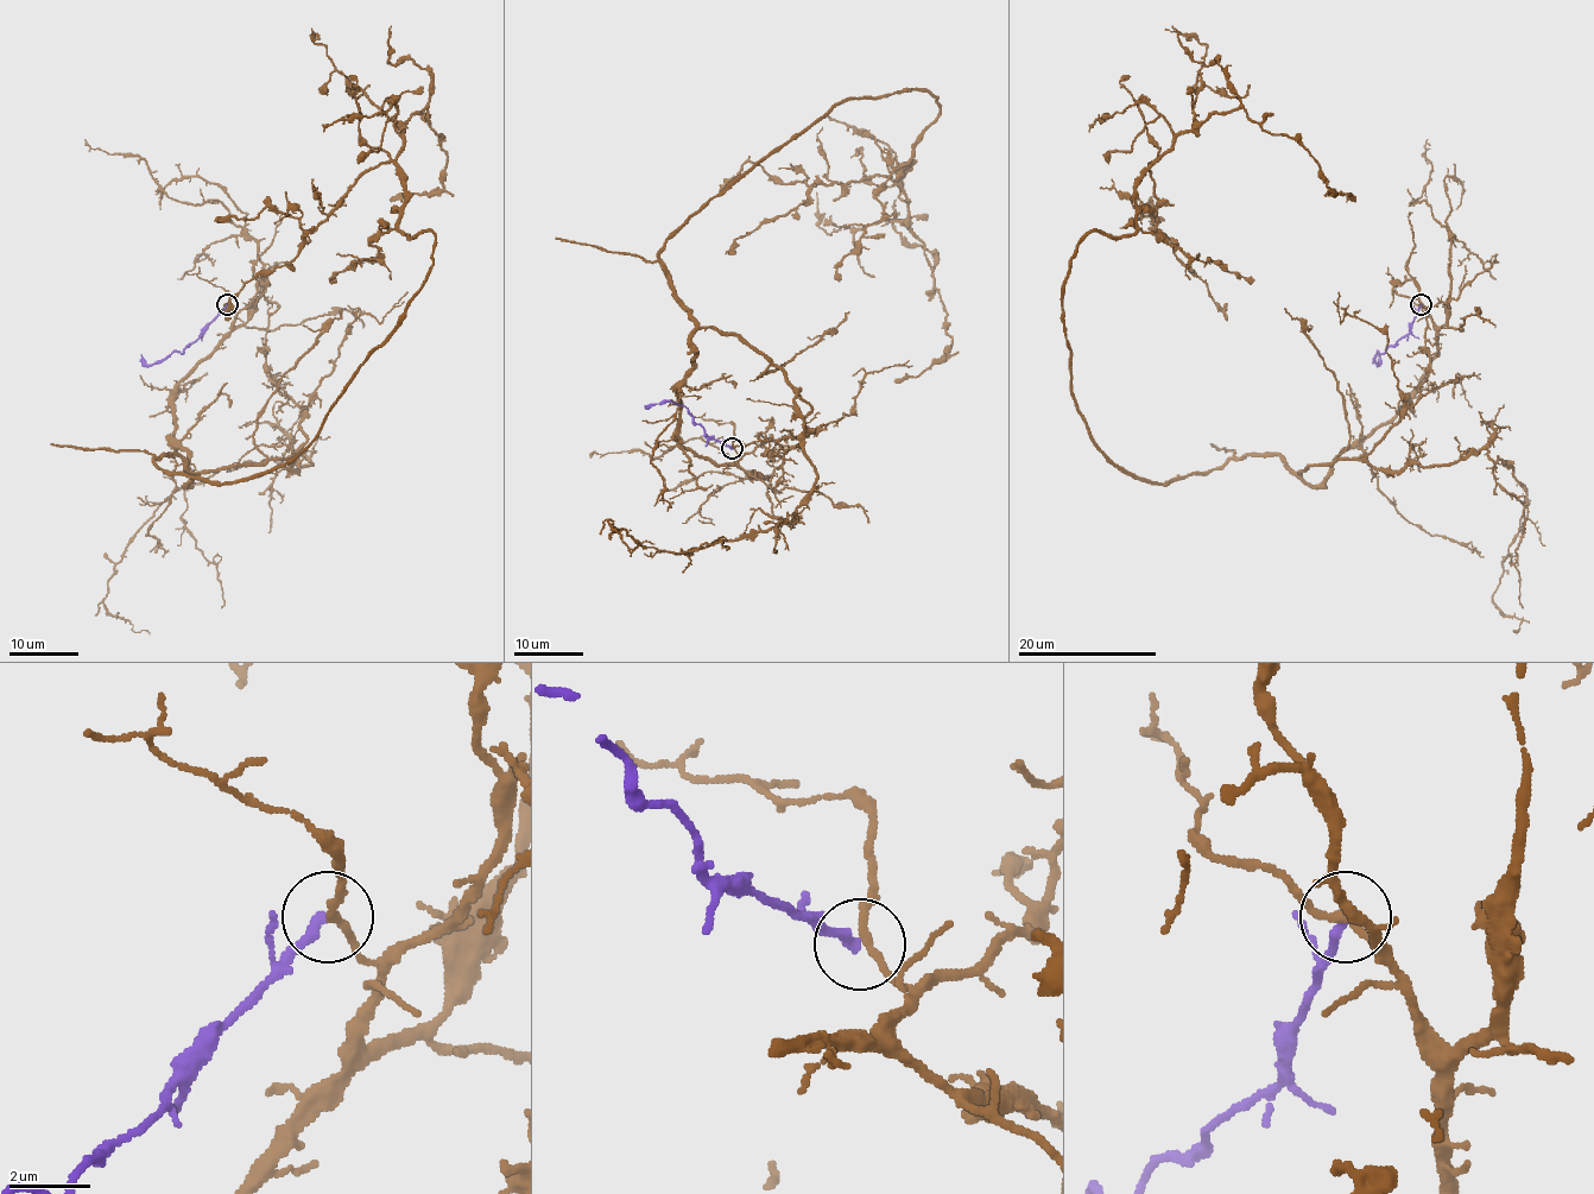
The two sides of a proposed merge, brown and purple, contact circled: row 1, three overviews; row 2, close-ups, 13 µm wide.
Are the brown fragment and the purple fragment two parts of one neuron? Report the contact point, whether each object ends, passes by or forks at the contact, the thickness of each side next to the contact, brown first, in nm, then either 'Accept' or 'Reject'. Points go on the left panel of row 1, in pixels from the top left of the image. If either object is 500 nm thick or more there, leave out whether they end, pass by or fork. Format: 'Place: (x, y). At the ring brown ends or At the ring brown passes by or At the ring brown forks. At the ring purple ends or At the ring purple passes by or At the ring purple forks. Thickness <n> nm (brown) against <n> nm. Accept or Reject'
Place: (227, 304). At the ring brown passes by. At the ring purple ends. Thickness 190 nm (brown) against 260 nm. Reject

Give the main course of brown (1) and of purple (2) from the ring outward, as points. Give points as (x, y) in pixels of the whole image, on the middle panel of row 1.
1: (732, 447), (682, 443), (695, 321), (659, 253), (846, 99), (925, 90), (902, 181), (952, 341), (894, 381)
2: (732, 447), (709, 438), (687, 409), (668, 402), (645, 405)

